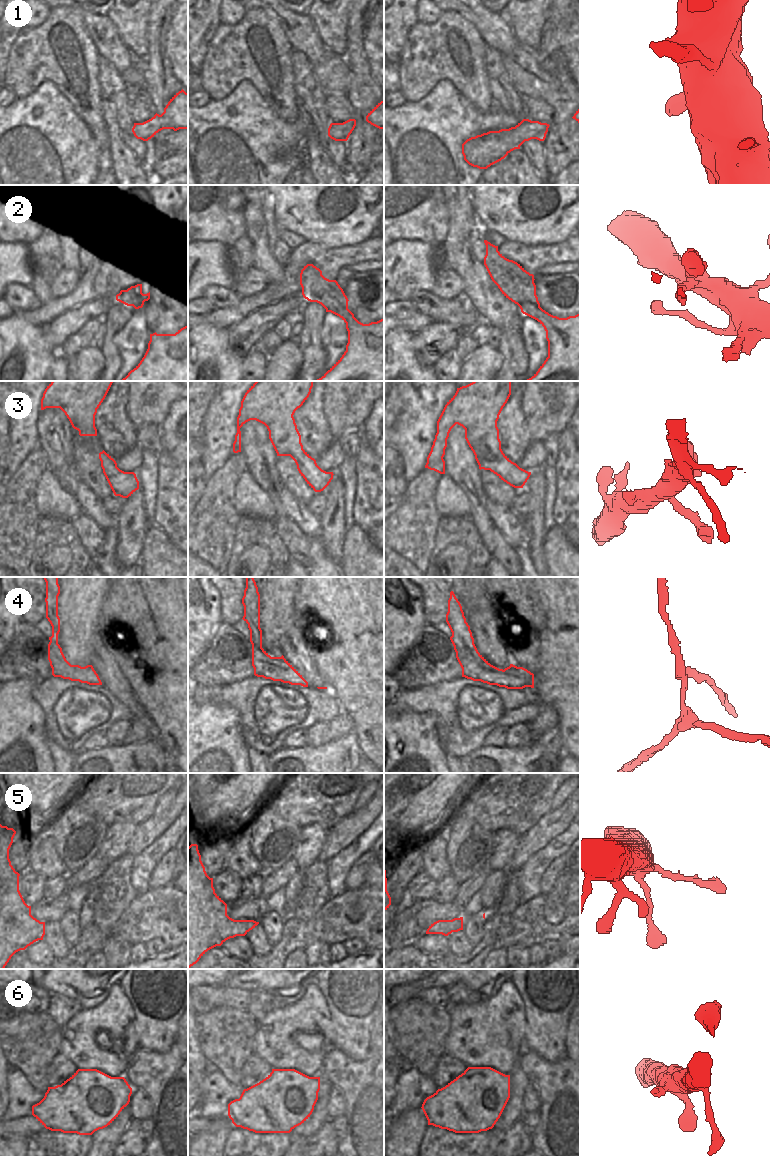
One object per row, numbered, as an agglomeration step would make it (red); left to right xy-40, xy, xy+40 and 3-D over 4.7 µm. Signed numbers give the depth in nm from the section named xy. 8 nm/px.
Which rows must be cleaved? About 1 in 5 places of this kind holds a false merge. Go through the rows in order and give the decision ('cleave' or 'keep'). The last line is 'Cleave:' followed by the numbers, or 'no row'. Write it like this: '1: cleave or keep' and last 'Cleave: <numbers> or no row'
1: keep
2: cleave
3: keep
4: cleave
5: keep
6: keep
Cleave: 2, 4

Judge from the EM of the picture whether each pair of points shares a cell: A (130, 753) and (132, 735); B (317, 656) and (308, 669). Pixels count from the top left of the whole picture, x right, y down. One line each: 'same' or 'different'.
A: different
B: different

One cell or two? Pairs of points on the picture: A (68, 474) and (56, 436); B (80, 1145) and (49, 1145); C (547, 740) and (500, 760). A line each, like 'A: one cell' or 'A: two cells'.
A: one cell
B: one cell
C: one cell

